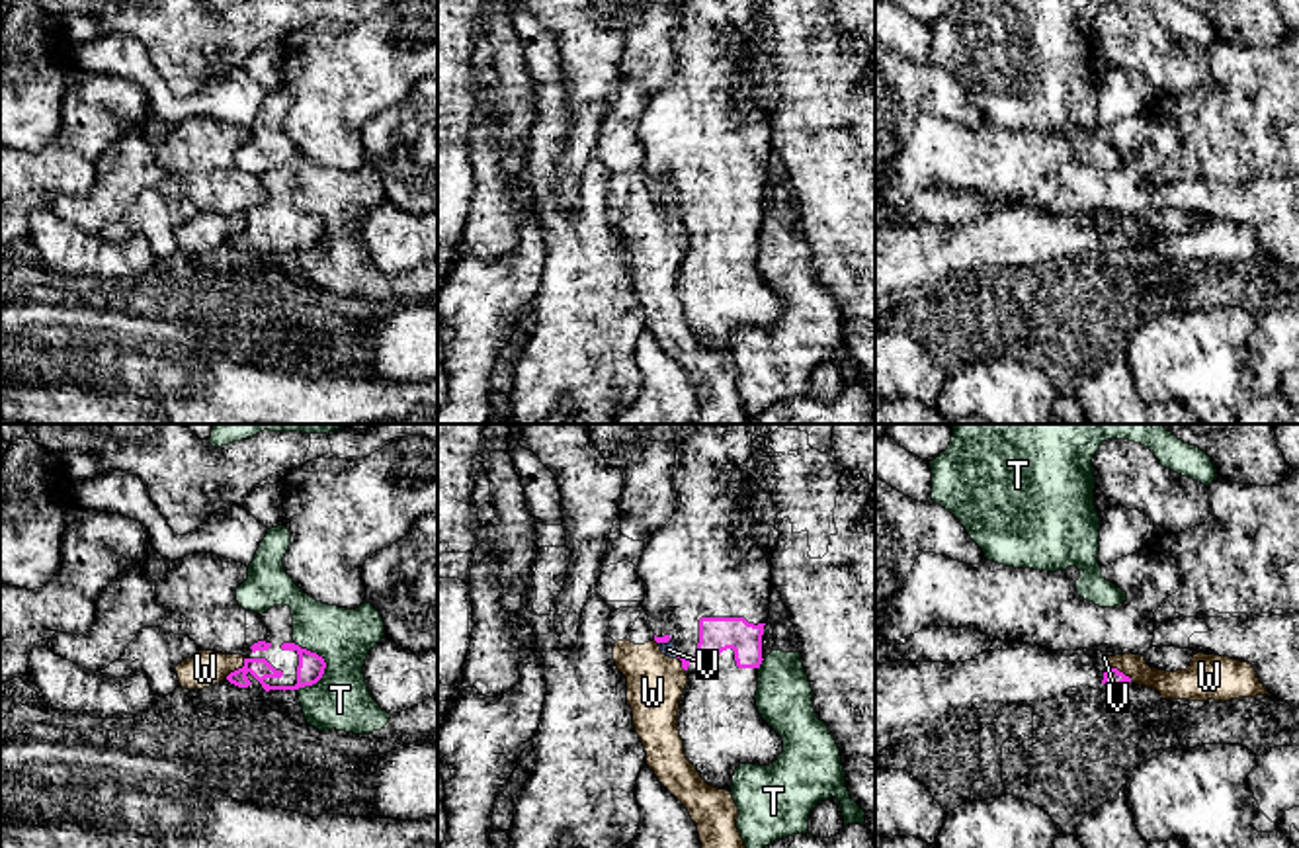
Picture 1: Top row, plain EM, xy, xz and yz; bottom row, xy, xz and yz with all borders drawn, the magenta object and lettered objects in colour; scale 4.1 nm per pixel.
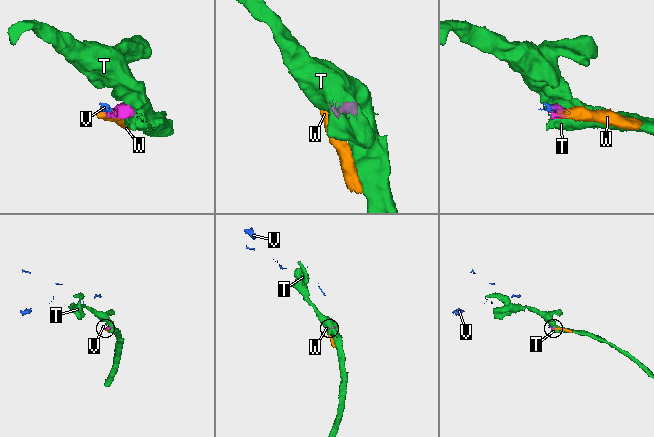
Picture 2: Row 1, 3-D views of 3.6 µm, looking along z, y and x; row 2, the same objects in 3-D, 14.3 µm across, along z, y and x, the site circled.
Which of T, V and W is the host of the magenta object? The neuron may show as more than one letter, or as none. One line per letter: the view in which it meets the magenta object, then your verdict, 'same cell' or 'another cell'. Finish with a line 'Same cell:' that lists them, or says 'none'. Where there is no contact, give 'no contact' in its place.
T: meets magenta in xy; another cell
V: meets magenta in xz; another cell
W: meets magenta in yz; another cell
Same cell: none

